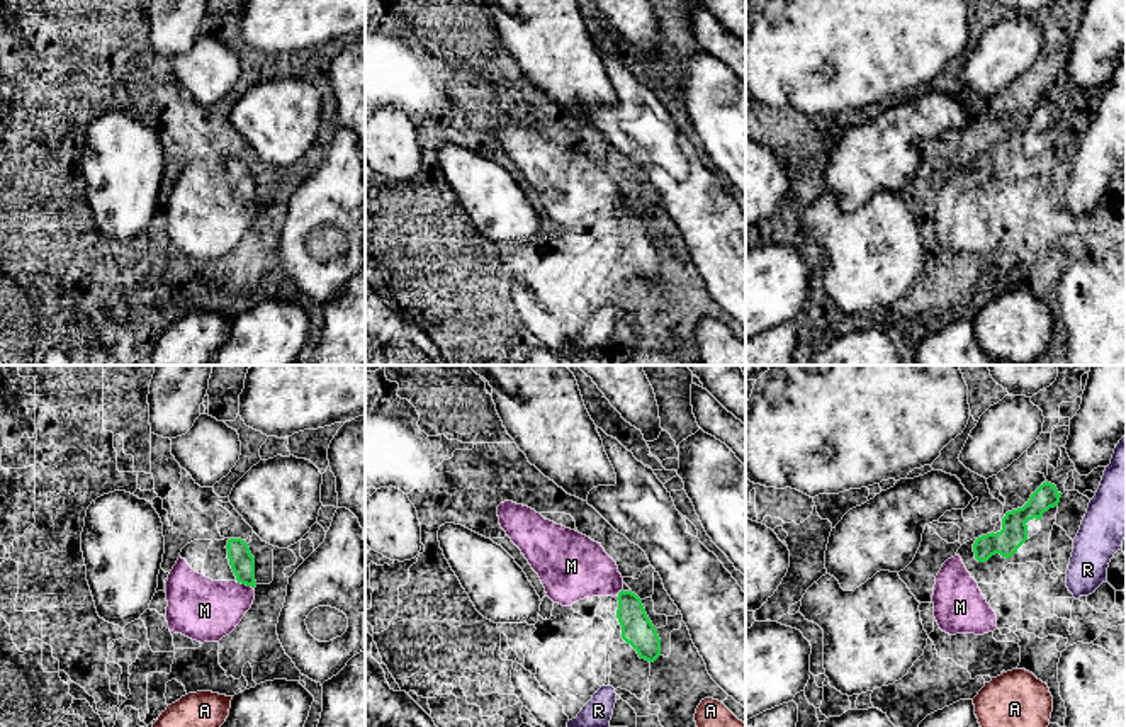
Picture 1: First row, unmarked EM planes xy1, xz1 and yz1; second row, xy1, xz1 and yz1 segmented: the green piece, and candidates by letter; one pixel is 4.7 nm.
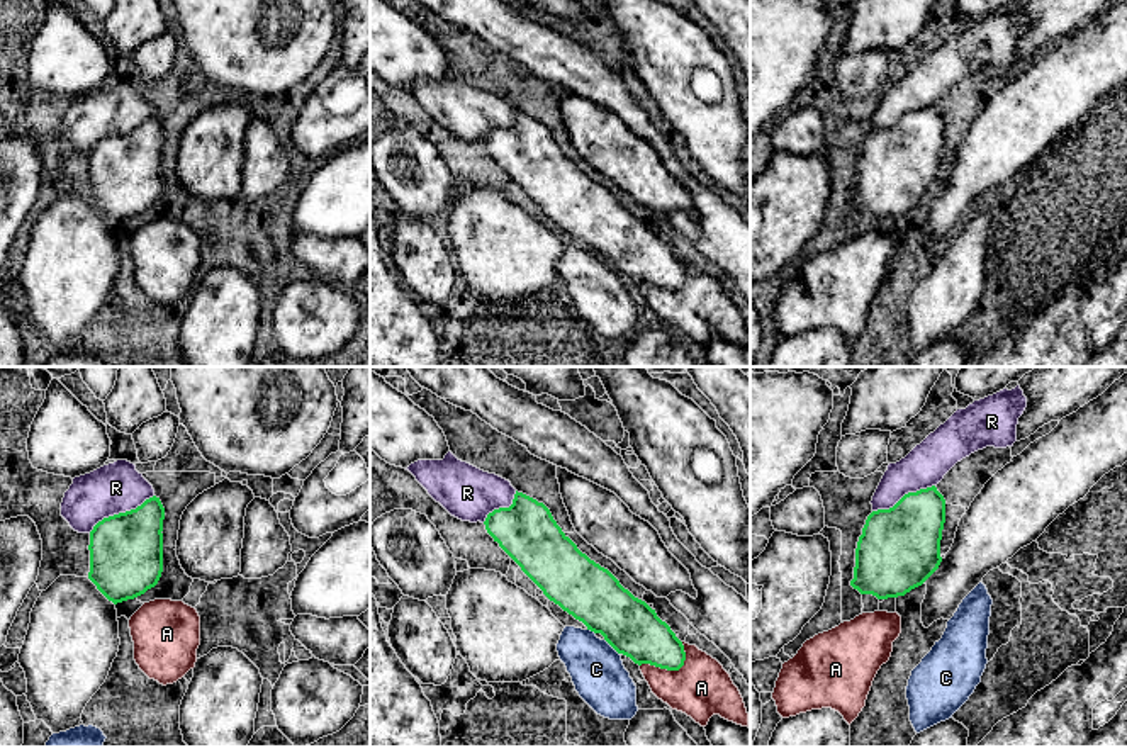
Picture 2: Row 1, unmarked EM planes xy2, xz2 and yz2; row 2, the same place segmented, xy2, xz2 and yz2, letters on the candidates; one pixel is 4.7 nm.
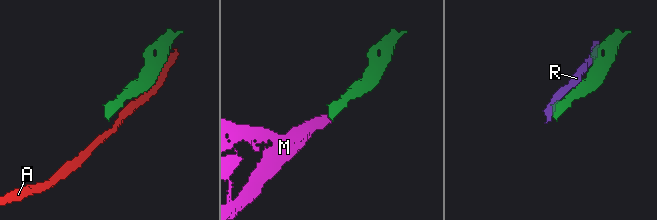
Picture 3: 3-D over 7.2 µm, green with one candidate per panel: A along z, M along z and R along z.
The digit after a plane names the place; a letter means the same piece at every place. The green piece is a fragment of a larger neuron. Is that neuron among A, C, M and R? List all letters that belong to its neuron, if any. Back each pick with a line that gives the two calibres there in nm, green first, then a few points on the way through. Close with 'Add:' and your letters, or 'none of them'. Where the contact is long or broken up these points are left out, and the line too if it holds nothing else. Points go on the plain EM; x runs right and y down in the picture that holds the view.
M: 120/300 nm | across xy1 (242, 180), (245, 202), (225, 223), (204, 230)
Add: M

